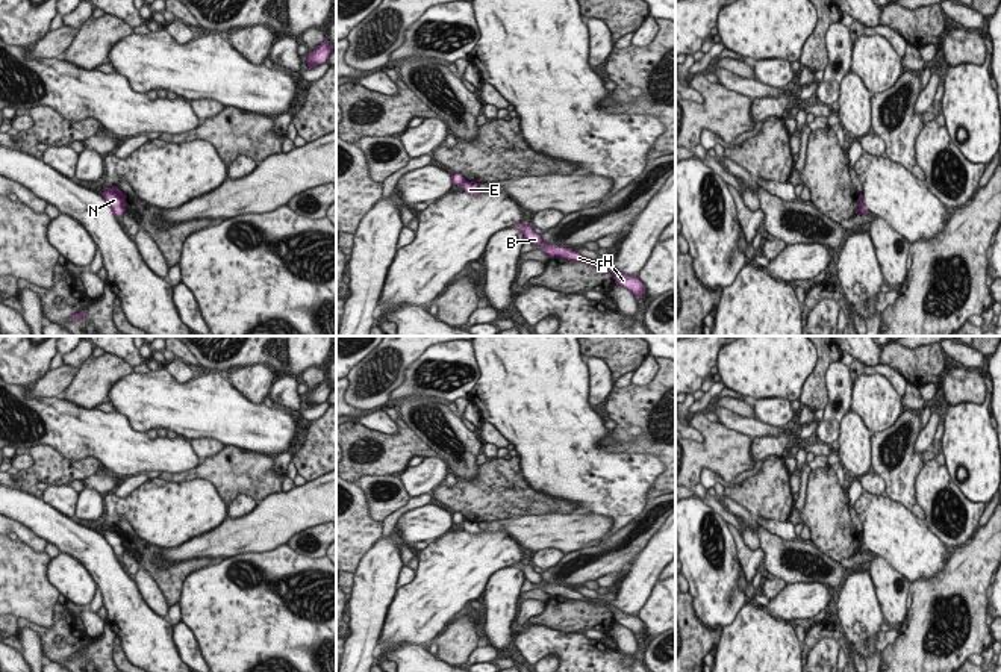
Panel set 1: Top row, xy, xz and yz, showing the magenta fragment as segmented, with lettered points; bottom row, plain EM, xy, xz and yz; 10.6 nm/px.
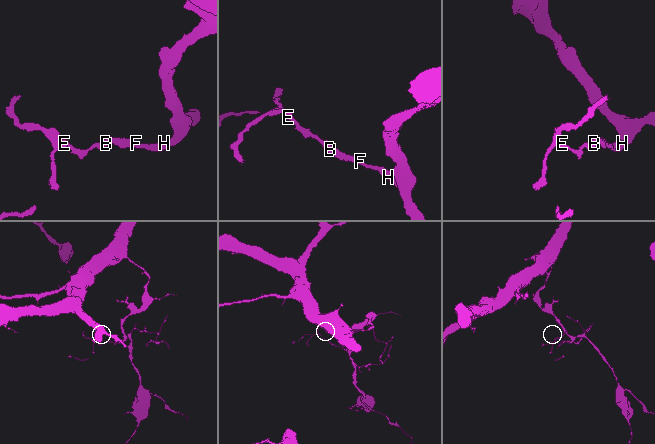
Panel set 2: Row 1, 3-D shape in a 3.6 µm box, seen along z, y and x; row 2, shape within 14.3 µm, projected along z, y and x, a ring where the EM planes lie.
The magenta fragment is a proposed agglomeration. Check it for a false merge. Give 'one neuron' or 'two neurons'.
two neurons

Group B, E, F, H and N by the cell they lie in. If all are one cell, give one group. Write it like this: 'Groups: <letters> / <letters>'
Groups: B E F H / N.

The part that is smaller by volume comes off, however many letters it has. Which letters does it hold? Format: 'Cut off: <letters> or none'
Cut off: N

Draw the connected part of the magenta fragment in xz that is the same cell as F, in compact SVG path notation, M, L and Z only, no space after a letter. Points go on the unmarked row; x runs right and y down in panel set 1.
M516 562L515 566L519 568L519 571L524 574L525 580L529 580L532 584L541 584L544 587L545 593L548 593L550 596L556 595L556 596L563 596L563 598L574 599L574 601L583 601L589 605L598 605L598 604L591 602L588 598L585 598L582 593L572 590L571 587L544 583L541 580L541 574L535 572L530 565L522 565L521 562Z

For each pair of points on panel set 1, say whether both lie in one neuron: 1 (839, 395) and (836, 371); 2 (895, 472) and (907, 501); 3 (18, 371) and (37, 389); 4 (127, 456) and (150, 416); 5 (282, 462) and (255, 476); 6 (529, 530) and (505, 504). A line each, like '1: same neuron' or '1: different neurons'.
1: same neuron
2: same neuron
3: different neurons
4: different neurons
5: different neurons
6: different neurons

